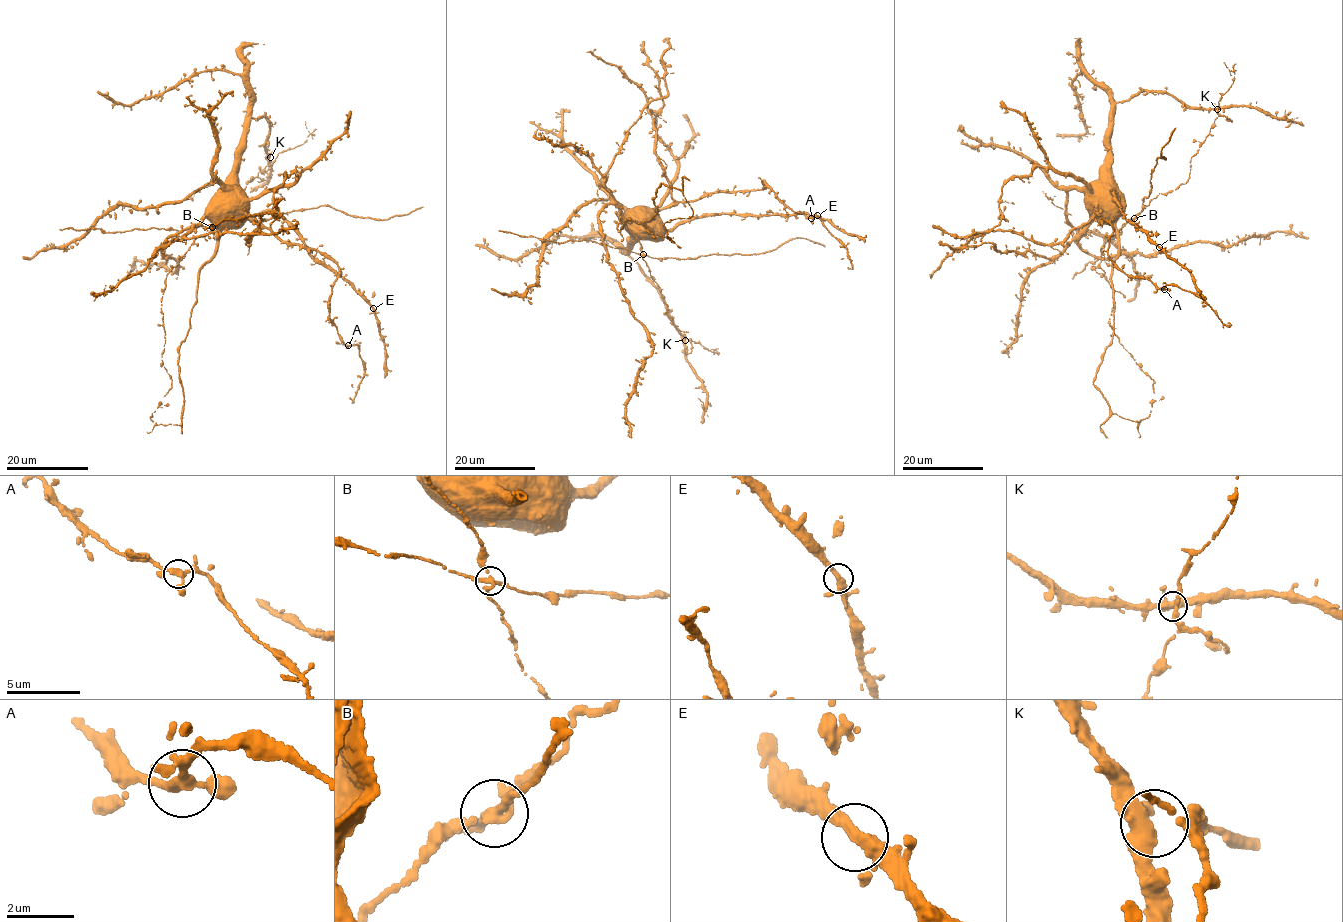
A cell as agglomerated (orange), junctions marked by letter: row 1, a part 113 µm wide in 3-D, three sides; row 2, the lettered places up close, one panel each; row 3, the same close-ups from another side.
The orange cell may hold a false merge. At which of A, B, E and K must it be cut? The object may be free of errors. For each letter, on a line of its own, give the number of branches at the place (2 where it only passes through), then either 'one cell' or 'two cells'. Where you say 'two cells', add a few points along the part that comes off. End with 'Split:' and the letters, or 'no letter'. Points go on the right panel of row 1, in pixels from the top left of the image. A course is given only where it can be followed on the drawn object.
A: 4 | one cell
B: 4 | two cells | (1134, 218), (1141, 211), (1143, 198), (1151, 192), (1156, 159), (1166, 158), (1162, 157), (1161, 150), (1176, 128)
E: 3 | one cell
K: 4 | one cell
Split: B

